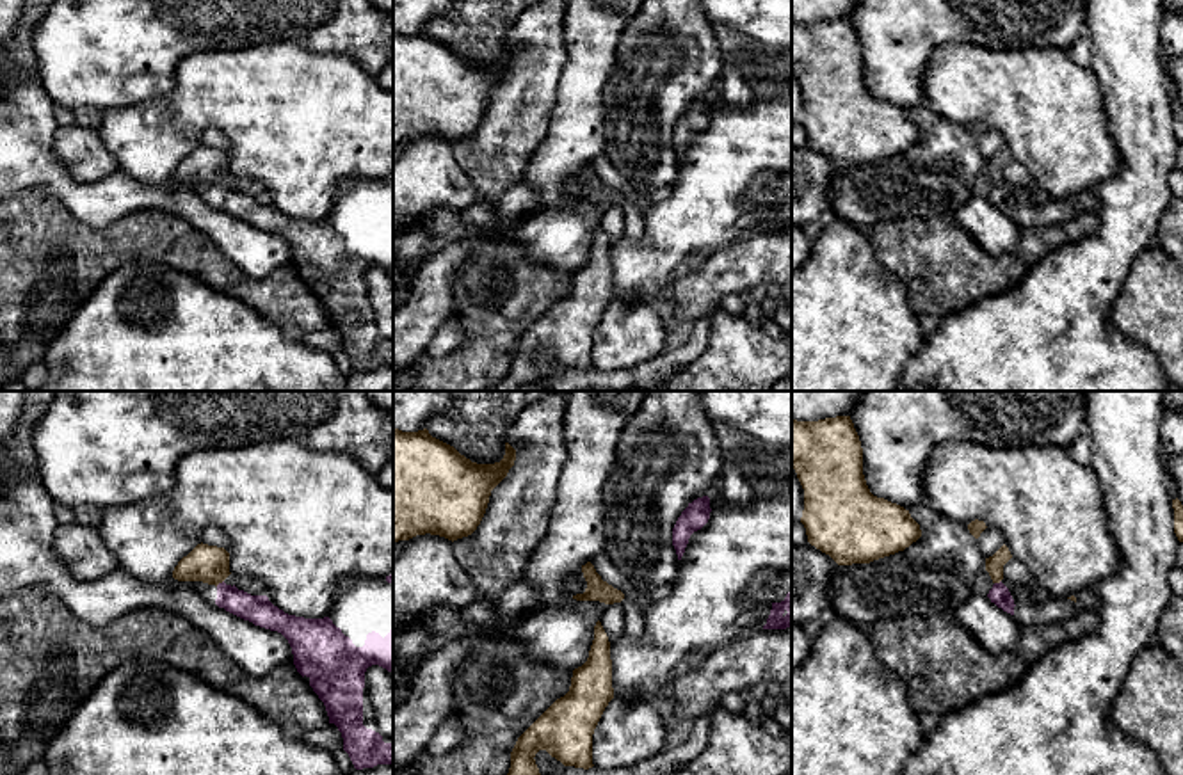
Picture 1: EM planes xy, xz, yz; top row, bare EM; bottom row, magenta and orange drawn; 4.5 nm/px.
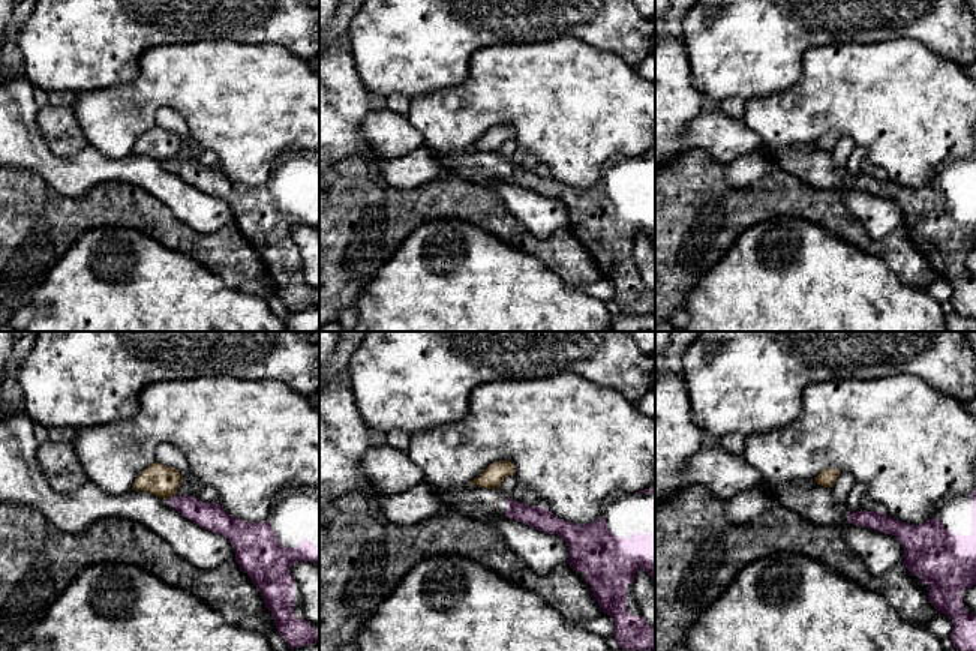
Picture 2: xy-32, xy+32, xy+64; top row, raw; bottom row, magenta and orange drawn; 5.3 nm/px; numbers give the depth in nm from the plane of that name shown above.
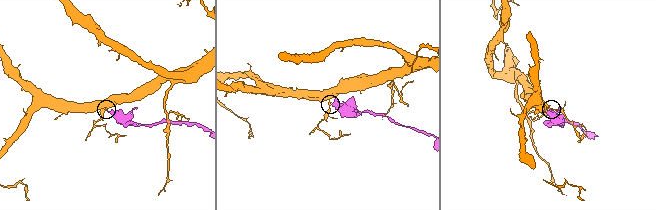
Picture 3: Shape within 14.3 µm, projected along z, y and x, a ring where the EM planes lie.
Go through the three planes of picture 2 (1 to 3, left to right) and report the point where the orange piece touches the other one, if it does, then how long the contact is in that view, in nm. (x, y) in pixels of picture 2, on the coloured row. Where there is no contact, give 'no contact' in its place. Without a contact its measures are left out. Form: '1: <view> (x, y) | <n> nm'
1: no contact
2: no contact
3: no contact

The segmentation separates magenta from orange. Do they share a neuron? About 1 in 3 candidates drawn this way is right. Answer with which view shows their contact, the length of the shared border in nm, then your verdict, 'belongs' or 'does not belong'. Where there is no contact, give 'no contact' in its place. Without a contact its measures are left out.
xy | 50 nm | does not belong

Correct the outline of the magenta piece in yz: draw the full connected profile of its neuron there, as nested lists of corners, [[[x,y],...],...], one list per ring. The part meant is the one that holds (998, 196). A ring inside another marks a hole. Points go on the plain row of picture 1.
[[[1002,183],[993,187],[987,199],[1003,213],[1014,217],[1023,231],[1066,222],[1078,212],[1074,203],[1053,197],[1048,197],[1037,206],[1016,206],[1009,190]]]

